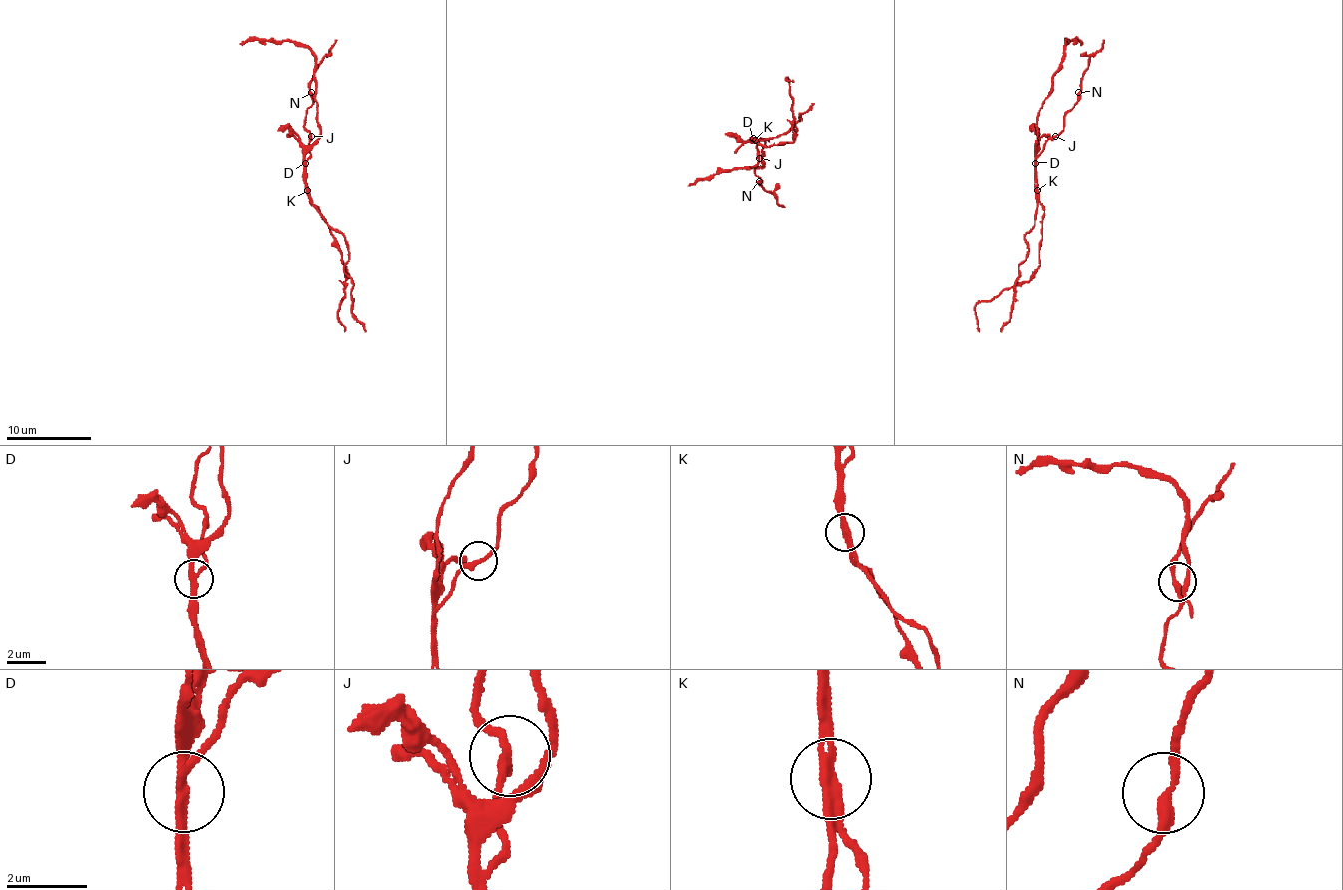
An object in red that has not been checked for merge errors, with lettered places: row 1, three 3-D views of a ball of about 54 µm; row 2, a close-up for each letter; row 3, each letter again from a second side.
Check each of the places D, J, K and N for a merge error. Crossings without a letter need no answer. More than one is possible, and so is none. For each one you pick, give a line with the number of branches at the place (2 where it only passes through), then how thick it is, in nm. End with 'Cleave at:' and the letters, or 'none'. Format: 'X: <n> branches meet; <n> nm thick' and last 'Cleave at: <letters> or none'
D: 3 branches meet; 240 nm thick
K: 2 branches meet; 280 nm thick
Cleave at: D, K

